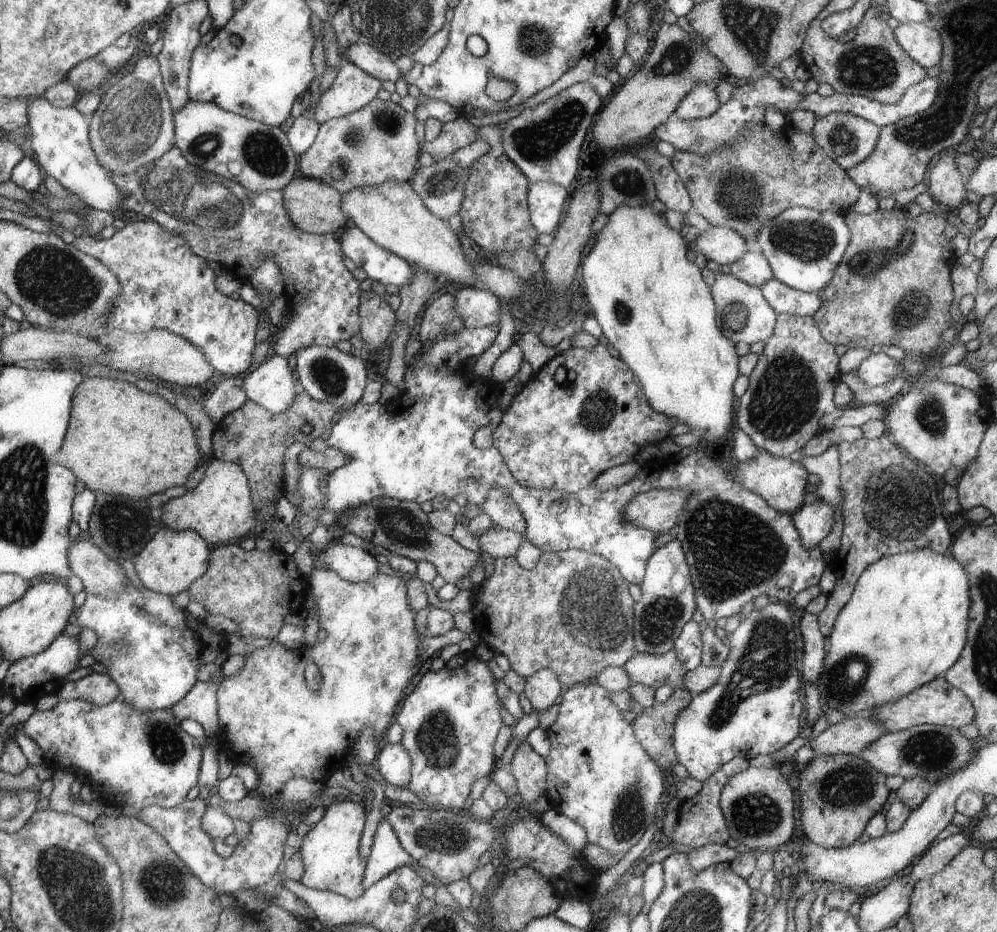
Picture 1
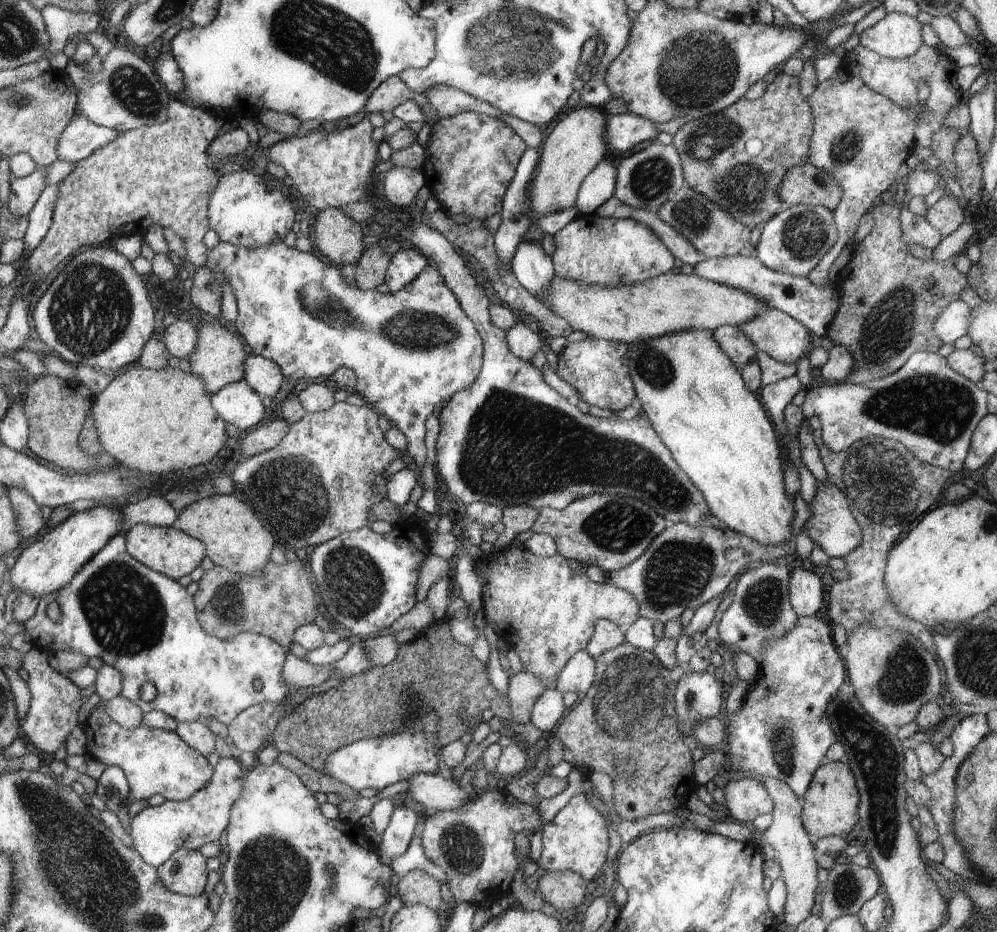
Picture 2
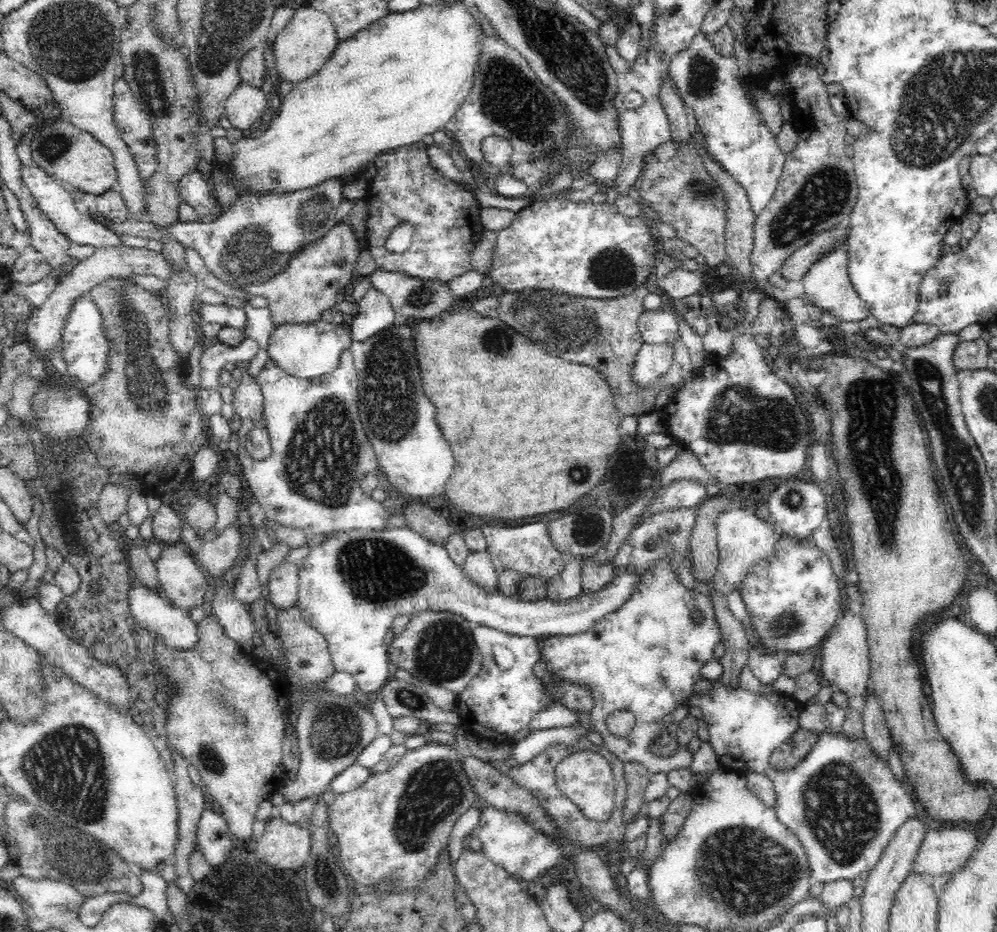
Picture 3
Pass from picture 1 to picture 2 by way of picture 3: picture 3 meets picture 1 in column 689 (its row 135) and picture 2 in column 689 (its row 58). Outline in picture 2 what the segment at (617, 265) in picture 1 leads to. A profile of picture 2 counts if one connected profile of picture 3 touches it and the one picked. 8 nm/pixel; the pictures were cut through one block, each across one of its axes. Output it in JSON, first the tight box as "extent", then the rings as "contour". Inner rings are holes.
{"extent":[629,329,794,545],"contour":[[[686,329],[673,332],[670,335],[660,335],[652,337],[645,341],[640,341],[634,344],[629,344],[629,373],[633,379],[633,387],[637,388],[638,400],[642,404],[642,409],[645,416],[653,423],[653,428],[658,432],[666,446],[670,448],[677,463],[682,470],[688,474],[690,480],[704,494],[709,512],[722,520],[728,529],[735,530],[747,537],[752,537],[761,545],[777,545],[792,539],[792,530],[790,530],[790,522],[794,518],[794,508],[792,508],[792,500],[786,498],[784,494],[784,464],[780,460],[780,444],[778,438],[774,434],[771,418],[768,418],[769,413],[762,408],[760,400],[756,398],[756,394],[752,394],[750,388],[745,384],[741,371],[735,365],[734,360],[726,354],[725,350],[718,344],[718,340],[714,338],[714,332],[706,329]]]}

